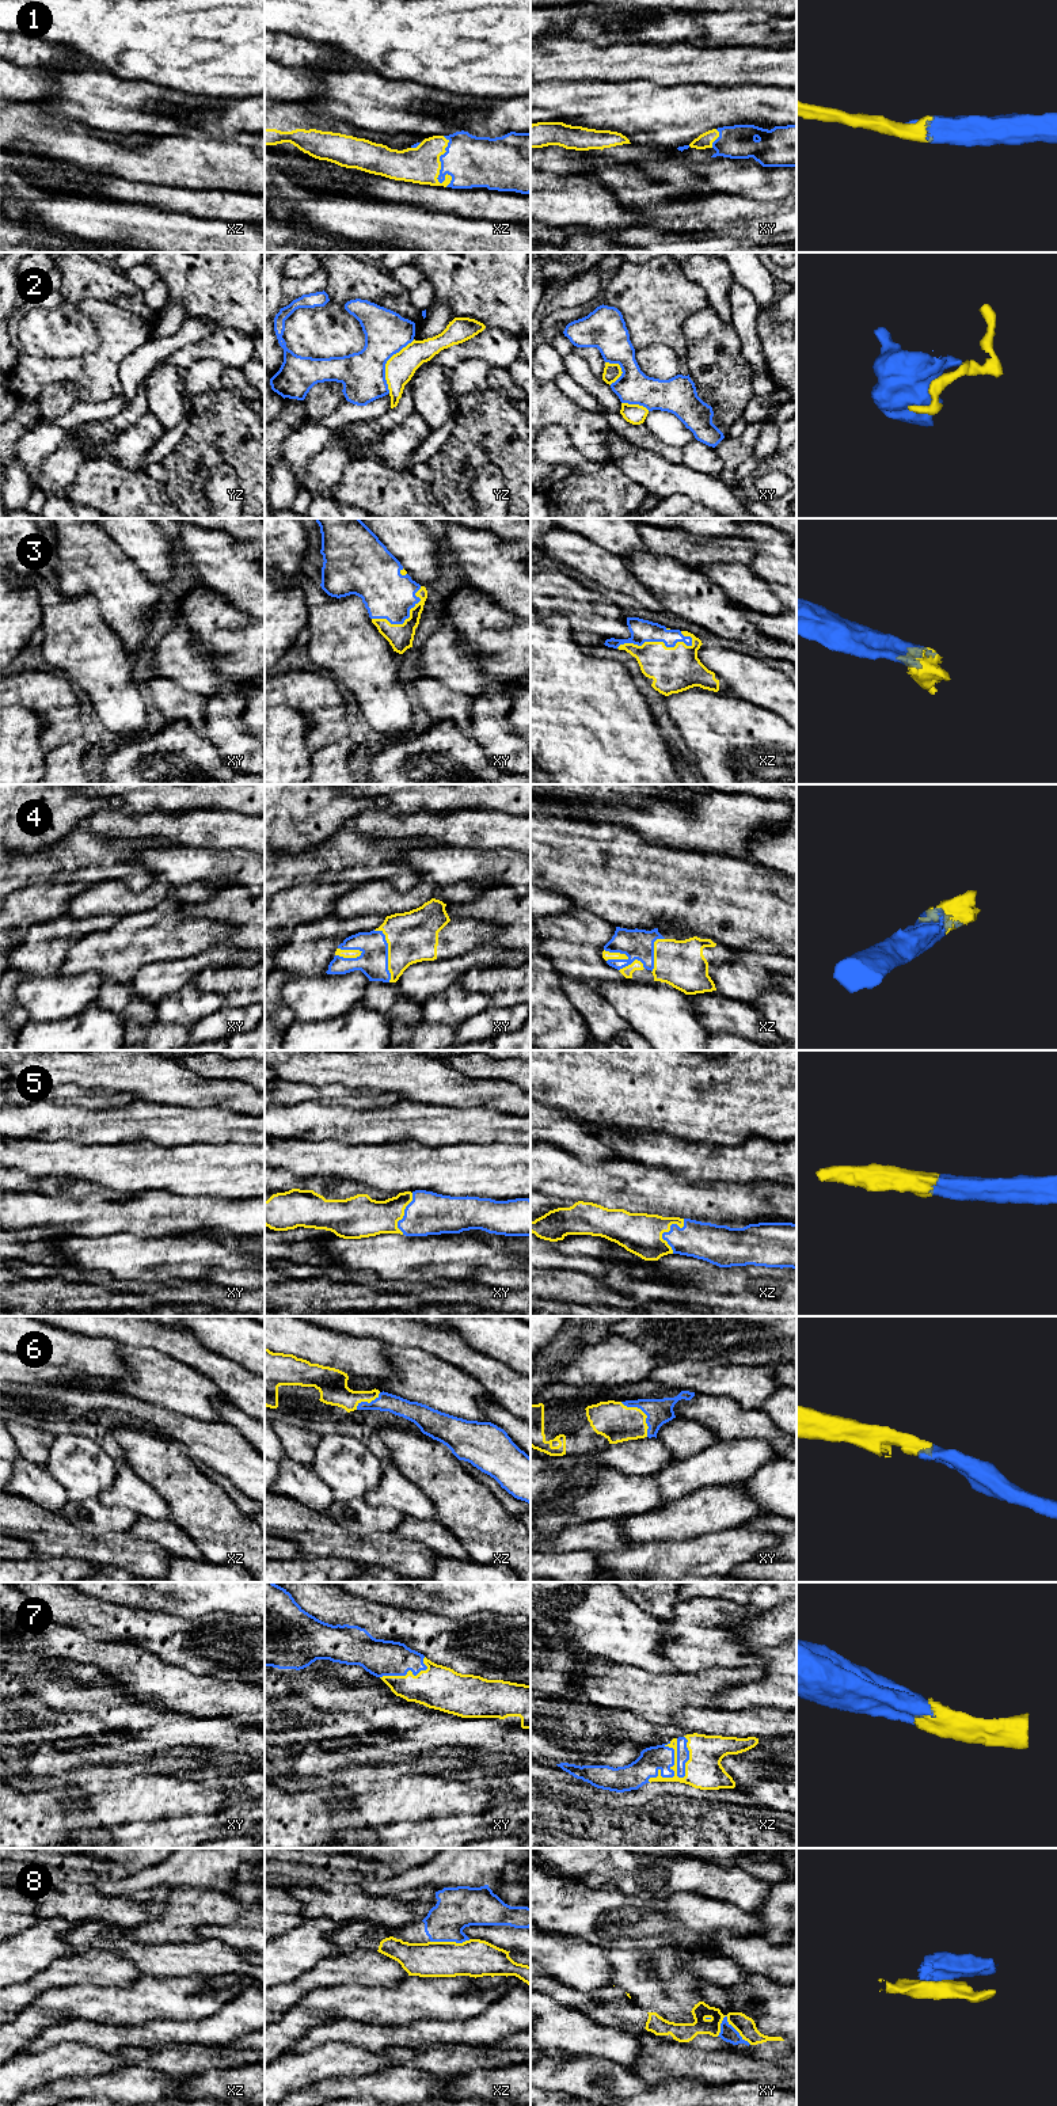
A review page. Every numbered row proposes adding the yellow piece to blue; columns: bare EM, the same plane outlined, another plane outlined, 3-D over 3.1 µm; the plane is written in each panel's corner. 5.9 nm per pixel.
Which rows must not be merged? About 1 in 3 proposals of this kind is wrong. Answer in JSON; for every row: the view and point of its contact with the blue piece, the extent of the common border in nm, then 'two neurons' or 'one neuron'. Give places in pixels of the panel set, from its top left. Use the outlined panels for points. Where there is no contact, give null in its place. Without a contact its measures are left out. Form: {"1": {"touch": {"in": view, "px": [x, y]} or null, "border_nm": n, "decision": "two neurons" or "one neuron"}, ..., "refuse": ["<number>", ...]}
{"1": {"touch": {"in": "xz", "px": [440, 171]}, "border_nm": 300, "decision": "one neuron"}, "2": {"touch": {"in": "yz", "px": [386, 362]}, "border_nm": 360, "decision": "two neurons"}, "3": {"touch": {"in": "xz", "px": [656, 641]}, "border_nm": 460, "decision": "one neuron"}, "4": {"touch": {"in": "xy", "px": [387, 953]}, "border_nm": 320, "decision": "one neuron"}, "5": {"touch": {"in": "xz", "px": [669, 1231]}, "border_nm": 220, "decision": "one neuron"}, "6": {"touch": {"in": "xy", "px": [643, 1411]}, "border_nm": 260, "decision": "one neuron"}, "7": {"touch": {"in": "xz", "px": [684, 1774]}, "border_nm": 340, "decision": "one neuron"}, "8": {"touch": {"in": "xy", "px": [736, 2030]}, "border_nm": 240, "decision": "two neurons"}, "refuse": ["2", "8"]}

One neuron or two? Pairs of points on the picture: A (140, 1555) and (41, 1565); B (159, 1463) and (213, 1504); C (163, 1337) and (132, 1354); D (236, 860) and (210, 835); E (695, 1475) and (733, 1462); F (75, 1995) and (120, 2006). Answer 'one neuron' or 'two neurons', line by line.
A: two neurons
B: one neuron
C: two neurons
D: two neurons
E: one neuron
F: one neuron

